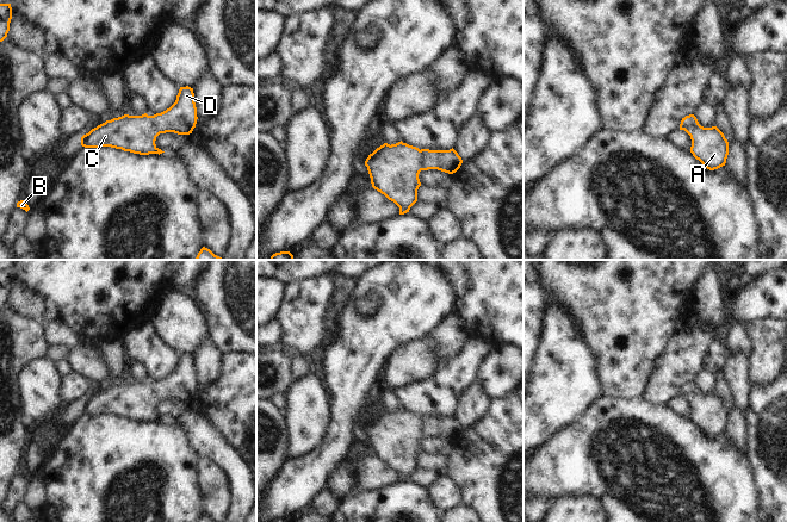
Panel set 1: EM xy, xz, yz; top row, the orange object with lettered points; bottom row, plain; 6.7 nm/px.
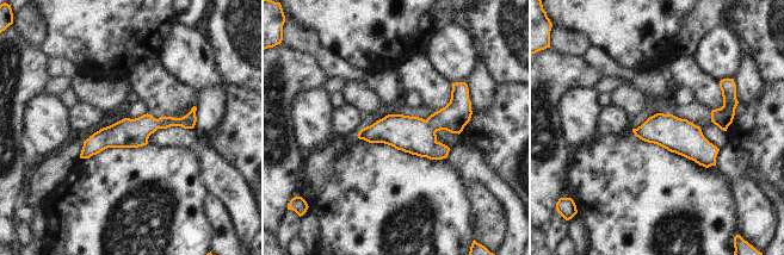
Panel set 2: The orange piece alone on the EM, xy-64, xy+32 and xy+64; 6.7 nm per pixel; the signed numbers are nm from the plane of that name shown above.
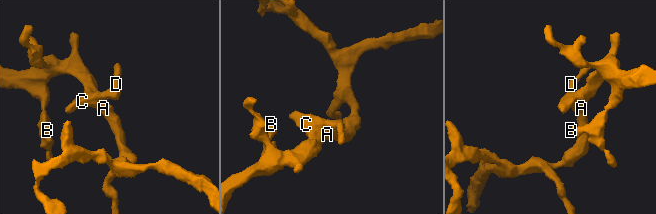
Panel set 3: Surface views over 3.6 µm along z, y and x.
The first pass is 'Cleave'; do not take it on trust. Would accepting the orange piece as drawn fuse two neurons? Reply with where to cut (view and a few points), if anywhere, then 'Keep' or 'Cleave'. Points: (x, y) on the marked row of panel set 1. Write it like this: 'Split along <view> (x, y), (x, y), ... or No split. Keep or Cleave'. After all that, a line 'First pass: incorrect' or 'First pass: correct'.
No split. Keep
First pass: incorrect

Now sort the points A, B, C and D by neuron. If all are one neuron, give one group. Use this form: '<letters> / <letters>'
A B C D

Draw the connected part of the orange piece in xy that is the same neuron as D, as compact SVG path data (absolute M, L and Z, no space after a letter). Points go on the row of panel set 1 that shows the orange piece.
M180 87L175 102L161 113L124 114L98 125L81 137L85 148L111 147L140 155L162 154L155 144L160 133L190 135L197 124L193 88Z

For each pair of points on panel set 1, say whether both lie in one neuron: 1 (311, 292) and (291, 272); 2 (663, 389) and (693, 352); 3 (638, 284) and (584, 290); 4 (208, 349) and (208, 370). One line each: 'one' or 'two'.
1: two
2: one
3: one
4: one

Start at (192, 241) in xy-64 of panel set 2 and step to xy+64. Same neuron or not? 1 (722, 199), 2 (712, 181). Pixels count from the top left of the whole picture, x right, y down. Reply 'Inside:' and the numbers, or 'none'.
Inside: 1, 2

